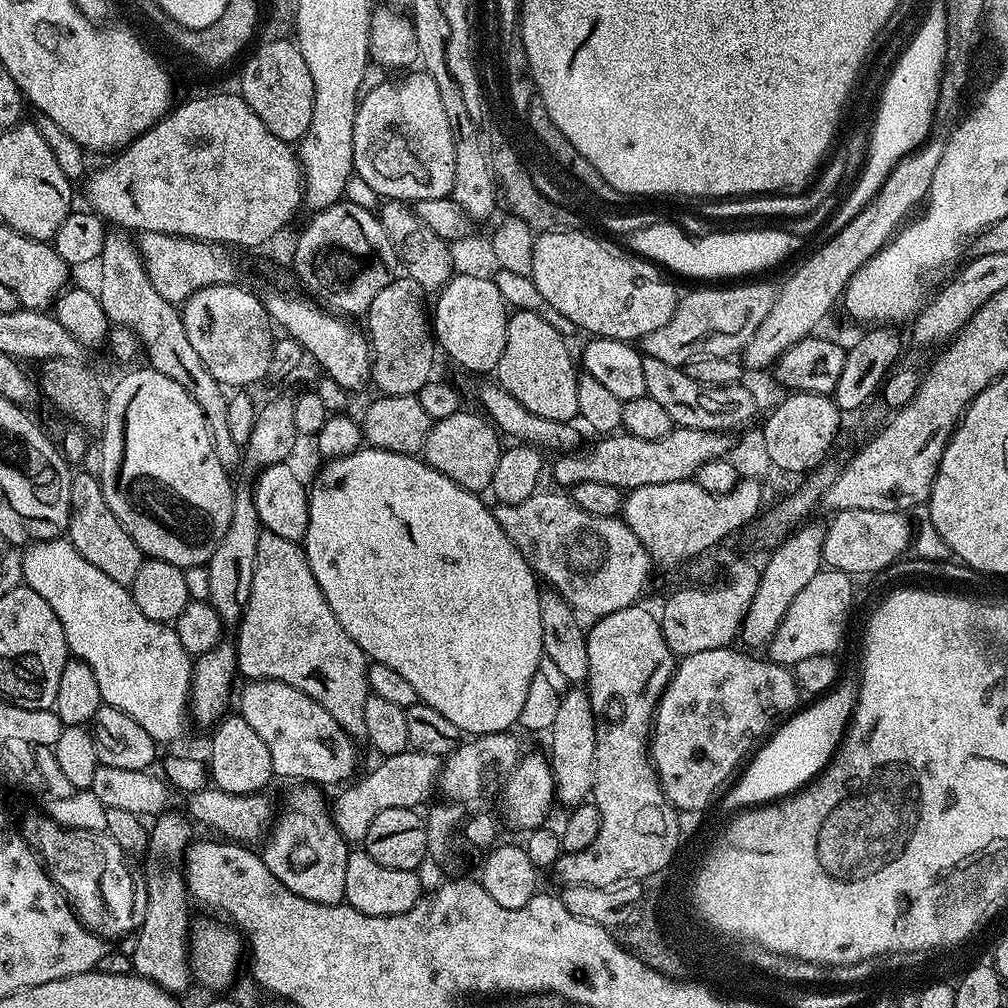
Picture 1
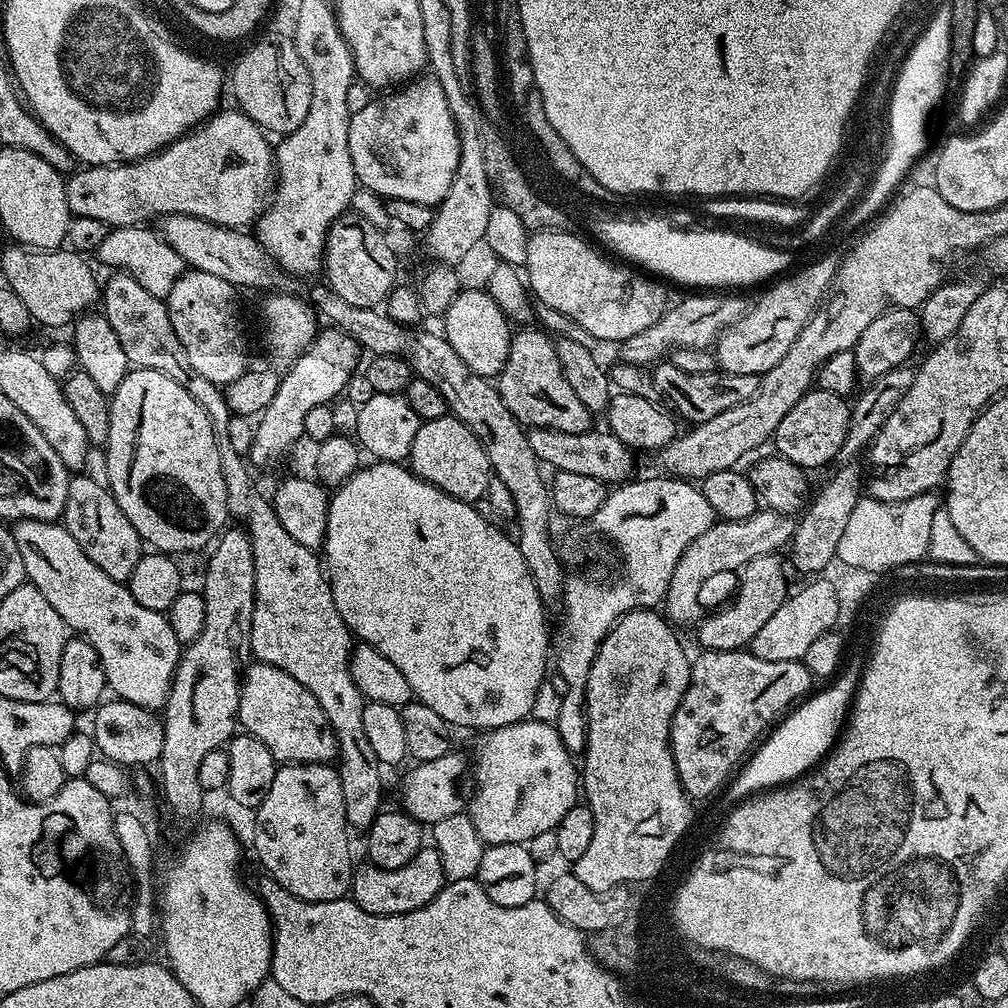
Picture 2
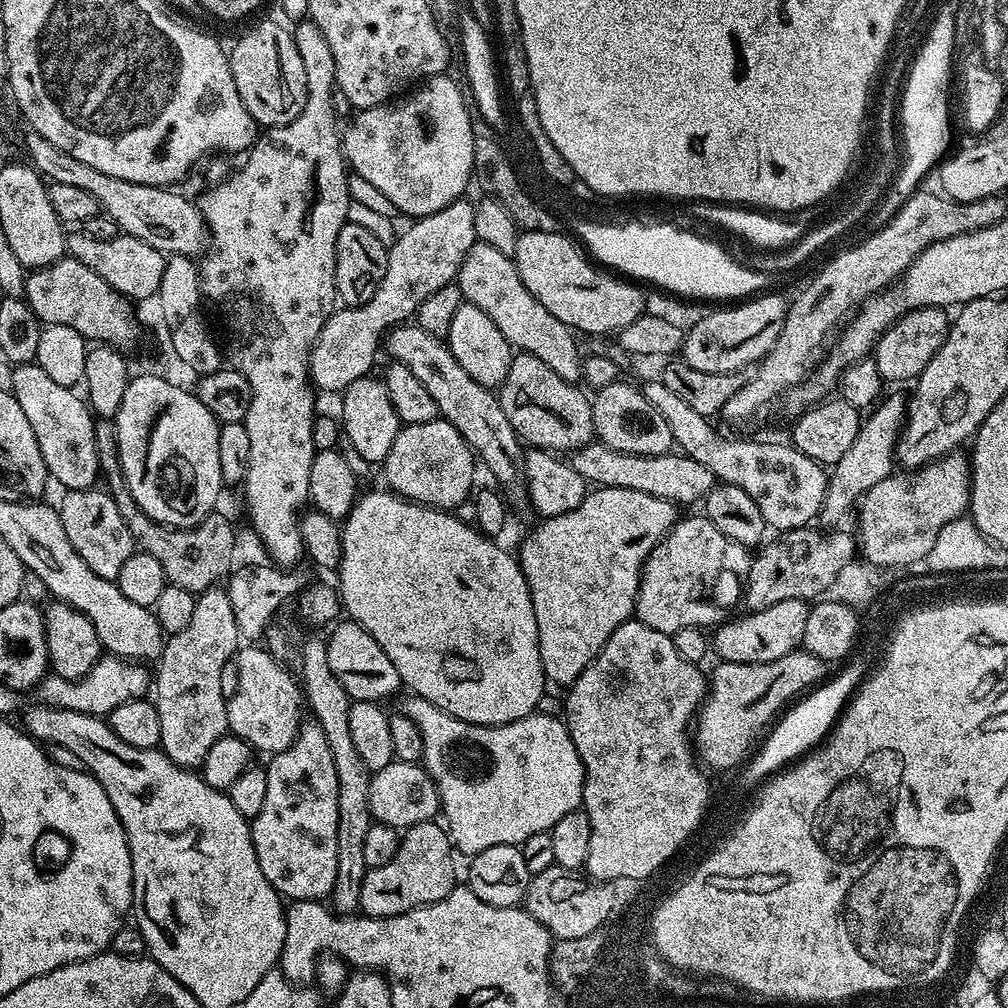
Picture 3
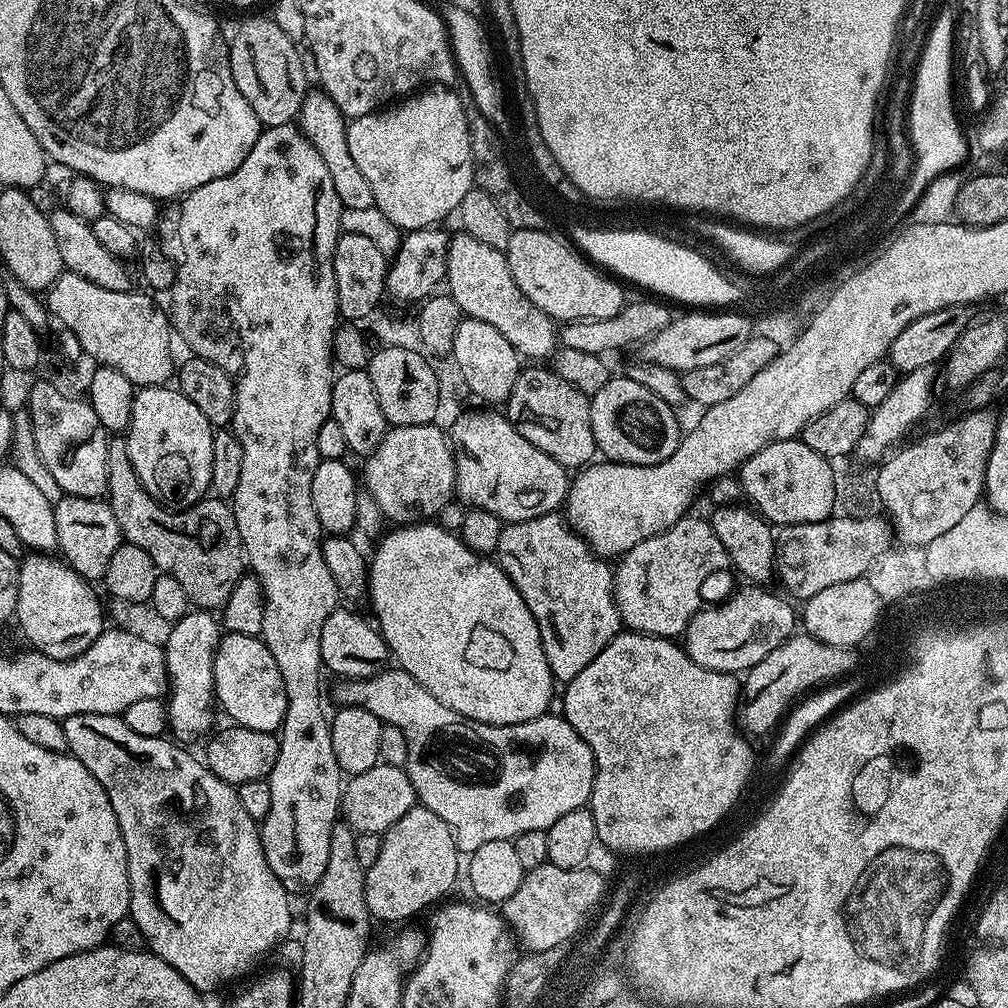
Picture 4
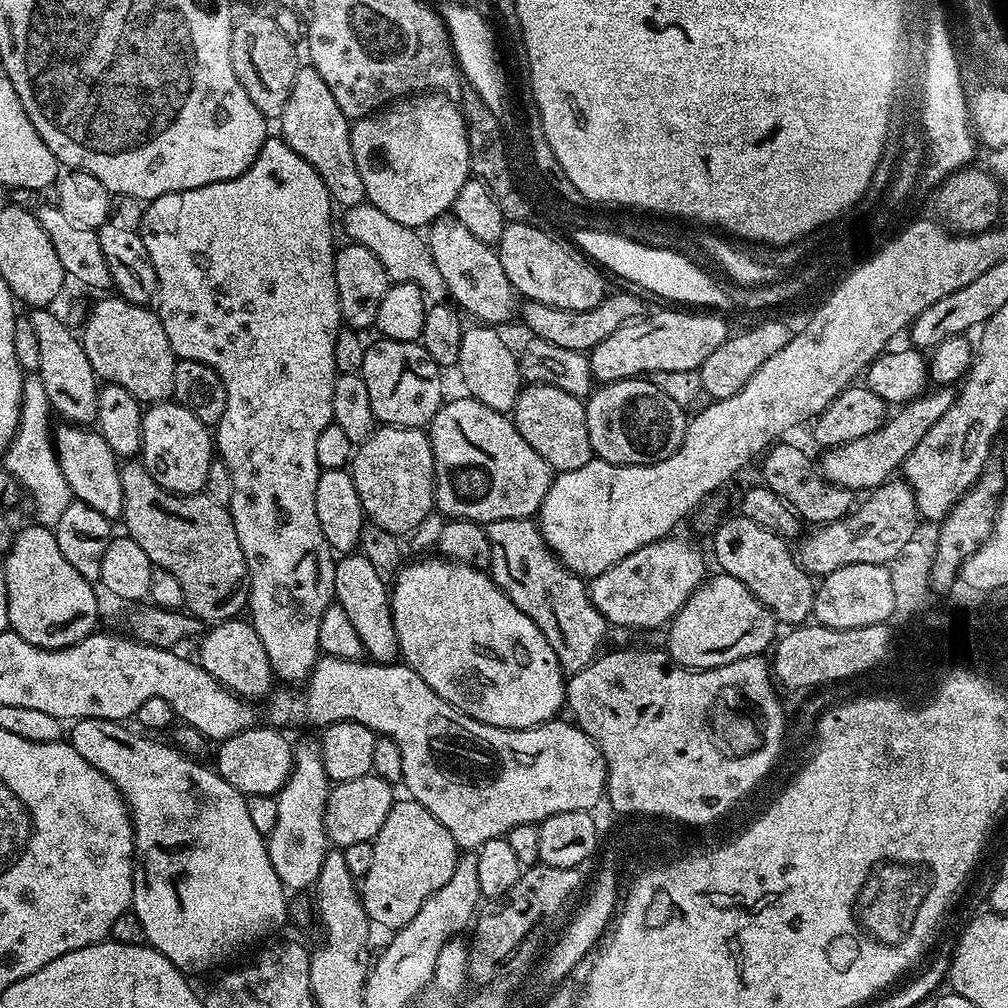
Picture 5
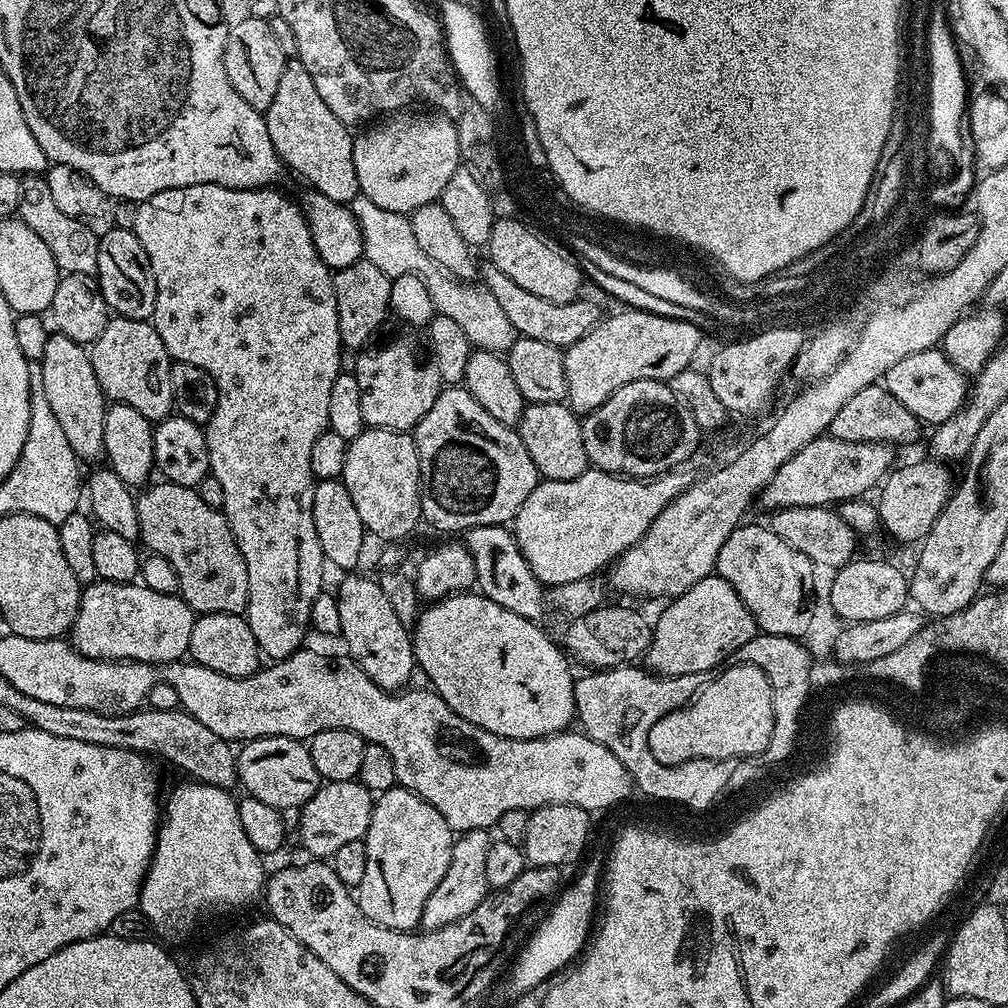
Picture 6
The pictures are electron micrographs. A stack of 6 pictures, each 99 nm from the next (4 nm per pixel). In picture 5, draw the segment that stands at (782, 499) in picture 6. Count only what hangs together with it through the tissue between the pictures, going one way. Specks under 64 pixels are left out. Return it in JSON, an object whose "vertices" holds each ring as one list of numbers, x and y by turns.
{"vertices":[[936,386,931,392,903,405,897,411,900,413,893,420,892,417,885,419,884,425,874,430,874,434,866,434,862,438,854,438,854,442,827,449,820,462,818,460,820,475,828,482,855,494,864,494,888,483,903,469,906,458,914,450,914,446,922,442,922,438,930,431,930,426,934,426,950,410,958,397,957,389,952,386]]}

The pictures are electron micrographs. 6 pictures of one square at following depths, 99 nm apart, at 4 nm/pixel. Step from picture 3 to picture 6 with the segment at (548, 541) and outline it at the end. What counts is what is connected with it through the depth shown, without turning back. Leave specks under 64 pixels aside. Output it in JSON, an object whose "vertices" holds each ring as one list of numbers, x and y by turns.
{"vertices":[[505,525,469,528,463,533,462,543,467,546,474,558,476,582,482,595,498,602,498,606,506,606,506,610,514,610,514,614,522,618,543,621,544,602,546,606,545,585,541,584,534,570,530,570,515,535]]}

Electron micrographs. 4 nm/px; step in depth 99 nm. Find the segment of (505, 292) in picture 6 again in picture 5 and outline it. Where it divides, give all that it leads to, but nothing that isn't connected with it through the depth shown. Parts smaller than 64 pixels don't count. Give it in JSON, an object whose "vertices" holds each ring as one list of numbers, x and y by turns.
{"vertices":[[609,291,604,300,590,310,562,310,554,306,546,306,542,302,524,300,519,305,518,316,524,319,524,324,533,337,552,342,556,346,562,346,563,349,587,354,594,346,598,346,598,342,602,342,602,338,610,338,610,334,614,334,614,330,618,330,623,324,629,324,631,320,639,320,645,315,646,308,643,302,635,296,637,295,635,291,632,292]]}

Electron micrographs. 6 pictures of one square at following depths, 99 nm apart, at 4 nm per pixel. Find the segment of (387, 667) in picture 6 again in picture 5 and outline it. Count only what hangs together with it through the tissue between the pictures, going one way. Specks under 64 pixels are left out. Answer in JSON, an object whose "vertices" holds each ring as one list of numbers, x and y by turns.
{"vertices":[[344,554,336,561,334,570,335,603,346,610,358,638,364,643,364,651,369,661,377,664,393,663,400,656,398,634,394,630,392,601,387,583,378,578,377,571,363,554]]}

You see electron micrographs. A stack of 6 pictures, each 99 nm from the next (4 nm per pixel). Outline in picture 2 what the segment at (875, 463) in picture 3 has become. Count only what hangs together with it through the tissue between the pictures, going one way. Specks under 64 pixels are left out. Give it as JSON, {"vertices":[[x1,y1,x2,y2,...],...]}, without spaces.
{"vertices":[[840,466,836,477,828,481,824,489,811,500,803,509,804,517,796,520,796,533,791,538,792,564,800,572,812,572,808,574,823,573,825,566,836,558,838,541,846,530,846,522,850,518,850,510,862,498,862,472,856,466]]}

